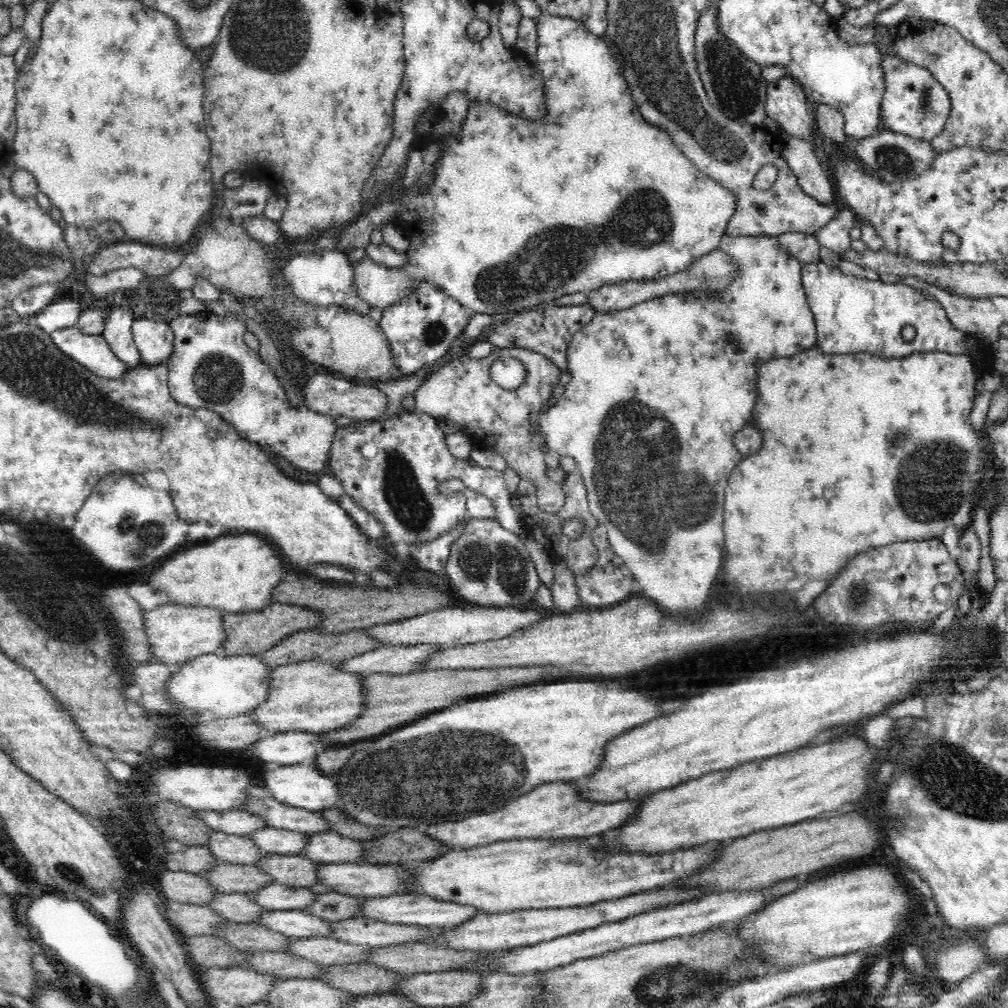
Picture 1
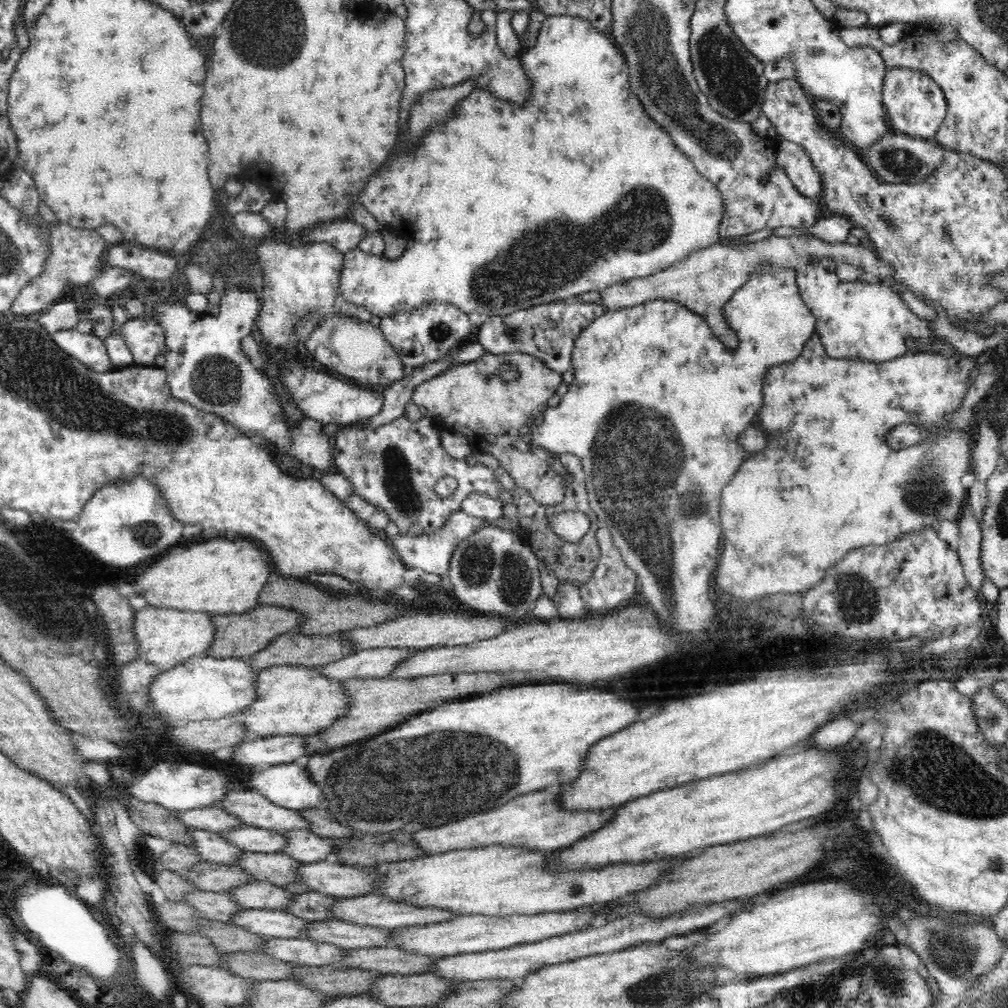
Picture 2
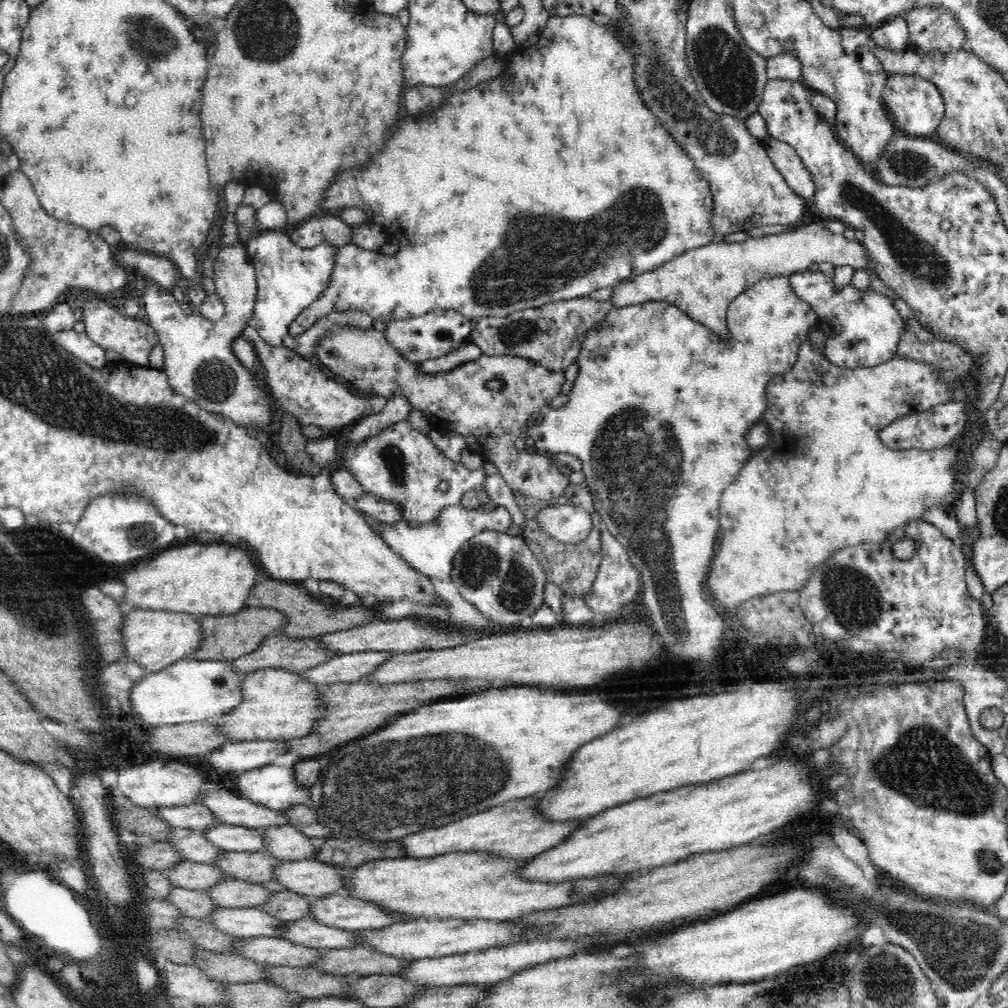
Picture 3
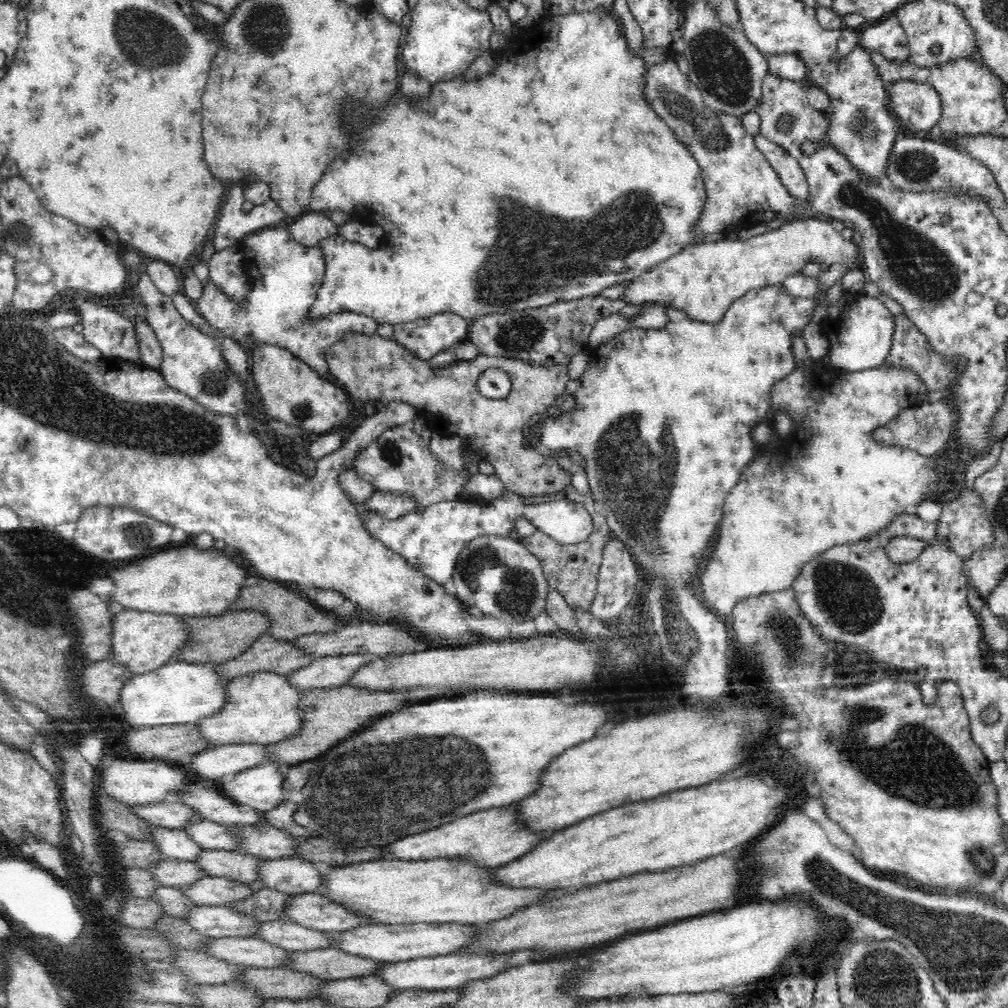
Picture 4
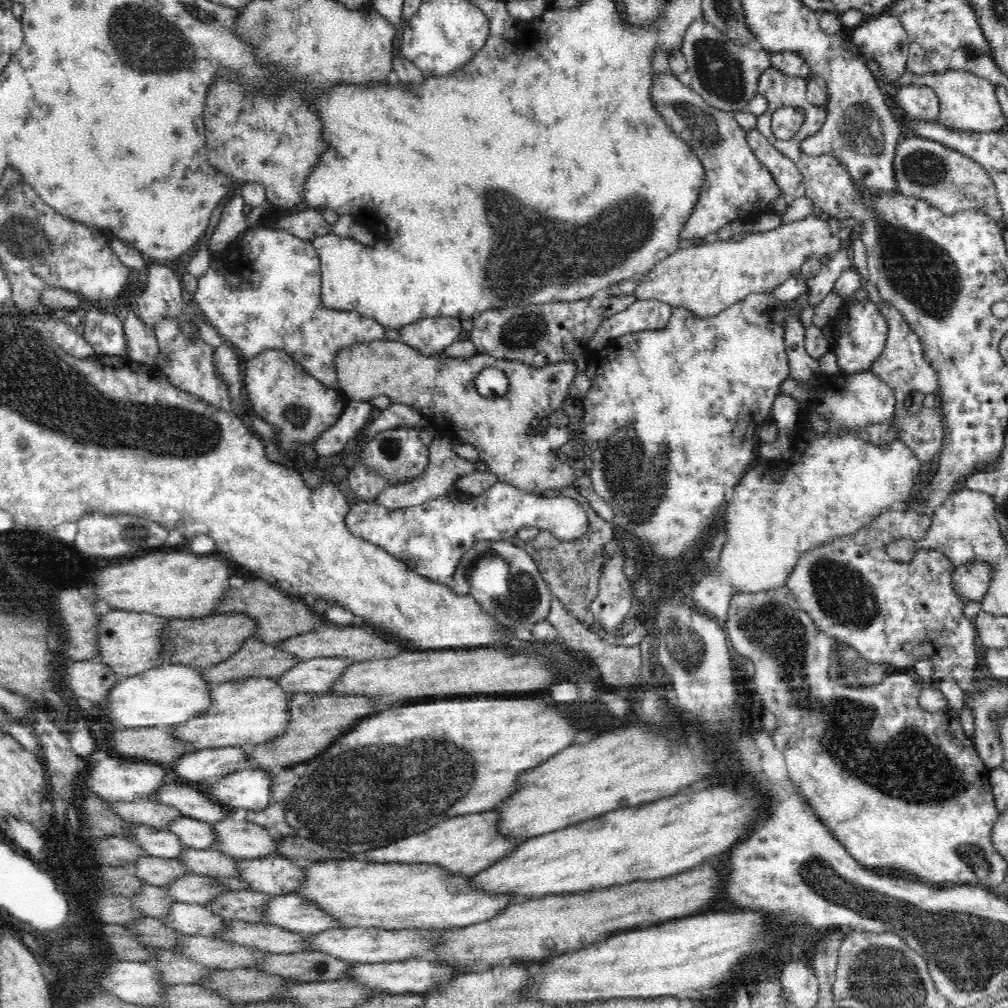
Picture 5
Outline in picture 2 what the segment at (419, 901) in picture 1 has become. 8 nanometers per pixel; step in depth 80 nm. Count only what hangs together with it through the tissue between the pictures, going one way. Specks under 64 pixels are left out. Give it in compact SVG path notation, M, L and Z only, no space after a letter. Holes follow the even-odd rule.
M370 893L369 895L357 896L357 897L338 897L338 902L336 902L336 904L332 904L331 920L349 922L350 924L361 924L362 926L375 926L376 928L395 929L395 928L403 927L403 926L416 926L416 925L421 925L421 924L430 924L430 923L435 923L435 922L450 921L452 920L452 918L456 918L456 916L460 916L460 915L454 915L454 913L450 913L450 911L444 911L442 909L424 909L420 907L414 907L414 905L406 905L406 904L398 903L396 901L392 901L392 898L386 898L385 896L380 896L379 894Z

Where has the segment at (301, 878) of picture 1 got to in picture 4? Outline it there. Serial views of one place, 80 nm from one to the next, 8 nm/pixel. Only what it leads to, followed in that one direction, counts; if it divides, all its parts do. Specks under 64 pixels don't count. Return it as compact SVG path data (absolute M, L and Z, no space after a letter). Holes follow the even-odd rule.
M204 849L198 856L196 865L204 869L209 876L223 877L242 884L251 884L260 880L258 864L262 859L244 855L237 851Z

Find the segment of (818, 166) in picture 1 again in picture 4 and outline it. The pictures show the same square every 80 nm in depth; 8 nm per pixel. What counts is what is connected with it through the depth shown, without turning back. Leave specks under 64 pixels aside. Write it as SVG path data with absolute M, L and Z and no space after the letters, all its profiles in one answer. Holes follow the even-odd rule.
M761 133L753 135L756 148L764 154L770 167L780 177L781 183L796 199L806 199L809 196L809 186L804 171L794 157L790 156L779 144L768 140Z

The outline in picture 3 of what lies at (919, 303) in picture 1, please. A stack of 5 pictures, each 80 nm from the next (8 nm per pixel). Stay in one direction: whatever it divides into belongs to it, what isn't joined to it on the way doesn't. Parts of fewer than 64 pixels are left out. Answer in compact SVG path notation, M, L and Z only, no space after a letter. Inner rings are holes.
M809 268L789 276L792 290L808 303L818 317L817 324L826 337L824 355L836 366L854 369L879 366L898 356L898 341L905 329L905 320L894 309L889 297L870 288L856 288L851 283L841 290L834 287L833 277Z

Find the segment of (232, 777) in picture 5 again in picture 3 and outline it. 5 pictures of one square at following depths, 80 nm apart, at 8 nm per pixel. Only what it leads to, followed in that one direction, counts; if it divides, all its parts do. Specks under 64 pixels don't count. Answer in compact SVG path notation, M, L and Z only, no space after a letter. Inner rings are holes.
M266 765L242 776L234 784L228 784L244 798L251 798L256 804L263 804L272 810L286 810L291 806L308 805L309 788L296 782L293 767Z

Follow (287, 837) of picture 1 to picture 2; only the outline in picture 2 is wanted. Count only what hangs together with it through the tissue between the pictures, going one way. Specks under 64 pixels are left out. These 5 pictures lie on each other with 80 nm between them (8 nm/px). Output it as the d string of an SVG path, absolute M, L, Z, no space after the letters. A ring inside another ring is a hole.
M255 826L243 827L219 833L222 839L230 841L242 851L256 853L284 853L286 848L286 836L284 831L264 830Z

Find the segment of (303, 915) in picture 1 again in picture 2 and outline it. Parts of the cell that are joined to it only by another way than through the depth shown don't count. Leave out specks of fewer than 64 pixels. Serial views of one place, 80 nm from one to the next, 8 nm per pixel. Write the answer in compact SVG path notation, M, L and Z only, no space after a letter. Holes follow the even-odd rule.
M244 909L242 912L238 912L232 920L229 921L234 926L241 926L254 934L263 934L264 936L272 938L305 938L303 932L308 928L308 921L296 917L292 917L290 914L286 914L281 911L272 911L268 909Z

